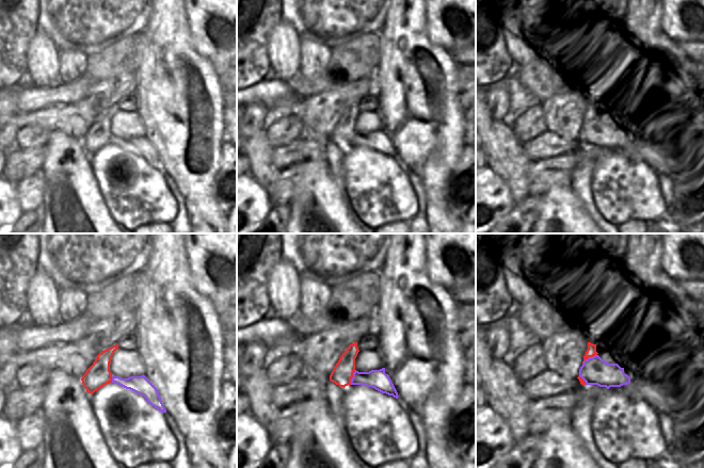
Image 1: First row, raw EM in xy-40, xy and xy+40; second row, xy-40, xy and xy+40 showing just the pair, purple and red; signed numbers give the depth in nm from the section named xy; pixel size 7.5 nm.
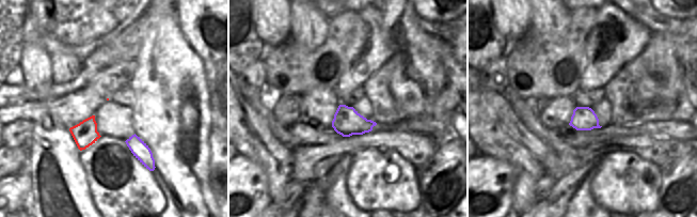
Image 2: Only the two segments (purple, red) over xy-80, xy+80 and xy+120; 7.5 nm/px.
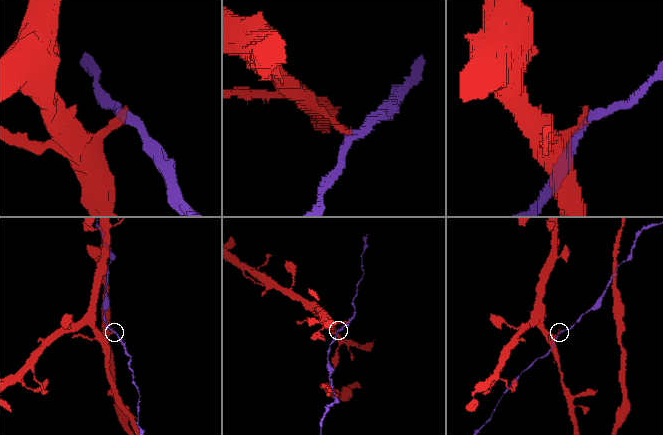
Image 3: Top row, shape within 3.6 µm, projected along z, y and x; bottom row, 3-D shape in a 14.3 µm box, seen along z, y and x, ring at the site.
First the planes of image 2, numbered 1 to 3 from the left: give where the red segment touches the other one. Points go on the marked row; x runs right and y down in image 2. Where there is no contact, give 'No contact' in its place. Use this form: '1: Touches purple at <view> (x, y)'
1: No contact
2: No contact
3: No contact

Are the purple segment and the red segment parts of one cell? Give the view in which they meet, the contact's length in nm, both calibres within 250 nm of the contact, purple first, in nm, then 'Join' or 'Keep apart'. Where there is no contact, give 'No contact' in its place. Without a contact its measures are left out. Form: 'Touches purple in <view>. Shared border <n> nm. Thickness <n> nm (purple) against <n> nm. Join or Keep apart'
Touches purple in xy+40. Shared border 130 nm. Thickness 200 nm (purple) against 70 nm. Keep apart

